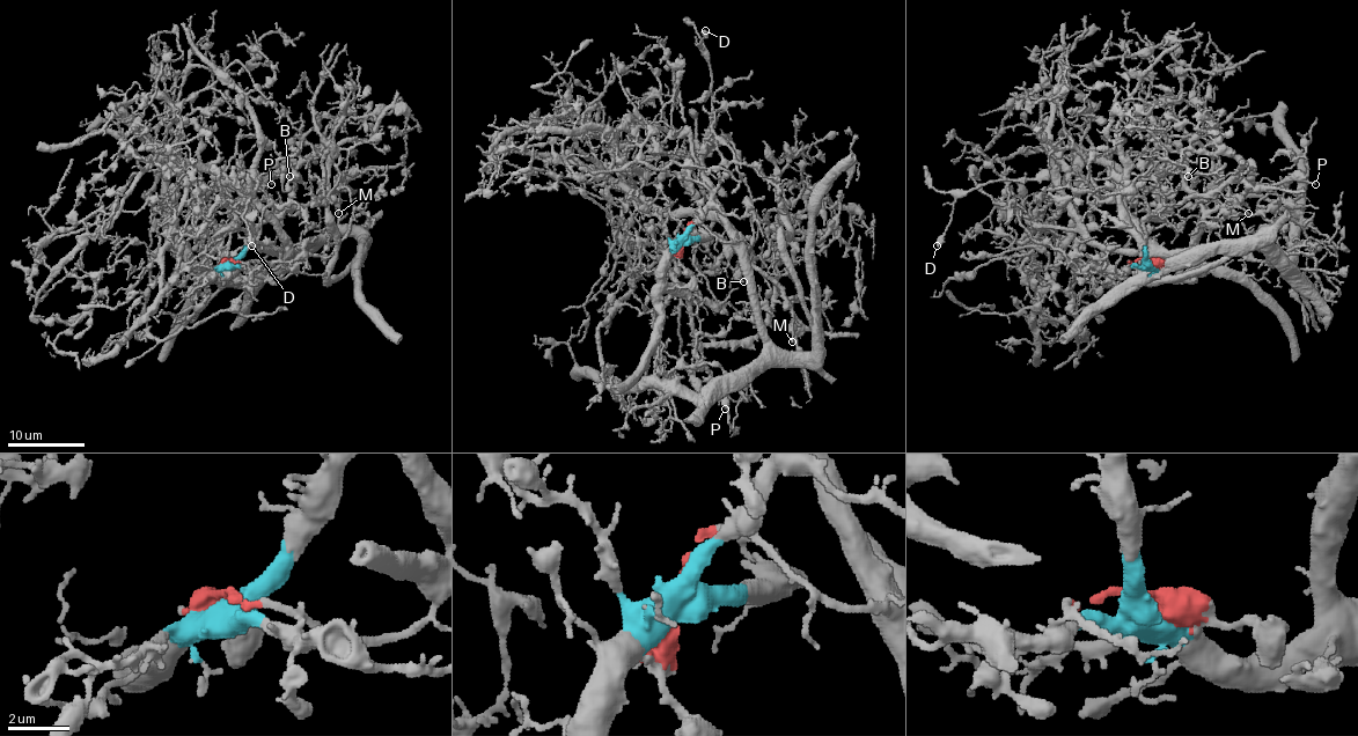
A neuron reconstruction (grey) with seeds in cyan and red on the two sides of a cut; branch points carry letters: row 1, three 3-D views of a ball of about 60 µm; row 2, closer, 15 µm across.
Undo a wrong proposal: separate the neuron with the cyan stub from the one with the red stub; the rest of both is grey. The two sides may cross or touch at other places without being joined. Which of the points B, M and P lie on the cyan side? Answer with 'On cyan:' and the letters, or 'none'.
On cyan: B, M, P

